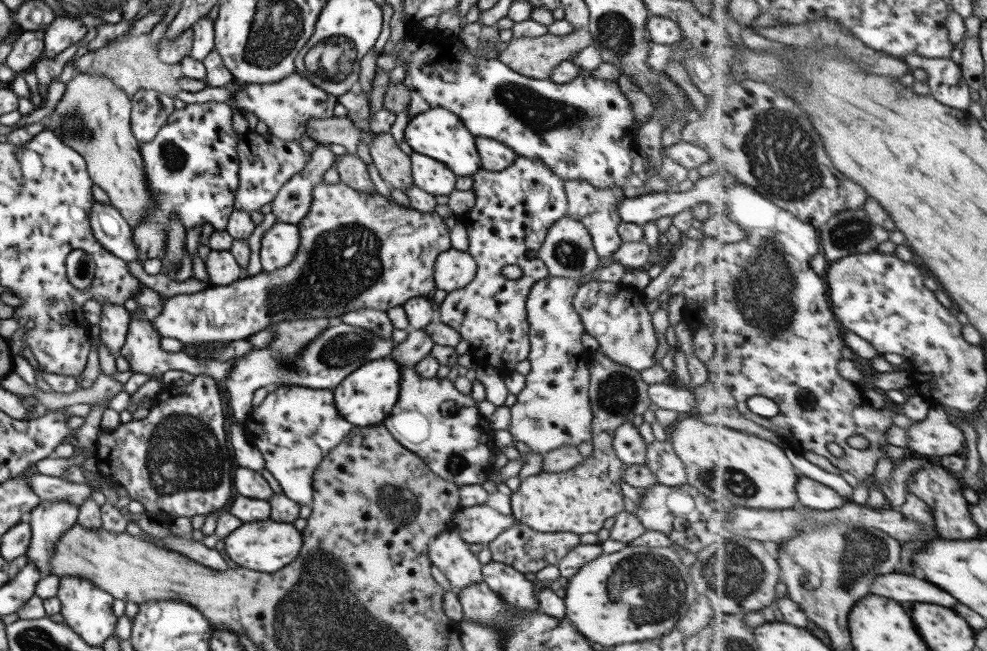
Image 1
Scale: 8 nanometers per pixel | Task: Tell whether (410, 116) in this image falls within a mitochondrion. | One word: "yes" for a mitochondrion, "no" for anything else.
no

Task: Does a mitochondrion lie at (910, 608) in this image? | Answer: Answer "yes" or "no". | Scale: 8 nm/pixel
no

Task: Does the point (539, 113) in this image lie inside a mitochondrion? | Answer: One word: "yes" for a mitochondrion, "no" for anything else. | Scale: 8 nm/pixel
yes

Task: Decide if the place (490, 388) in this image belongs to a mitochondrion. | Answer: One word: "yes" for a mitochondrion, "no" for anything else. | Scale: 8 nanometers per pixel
no

